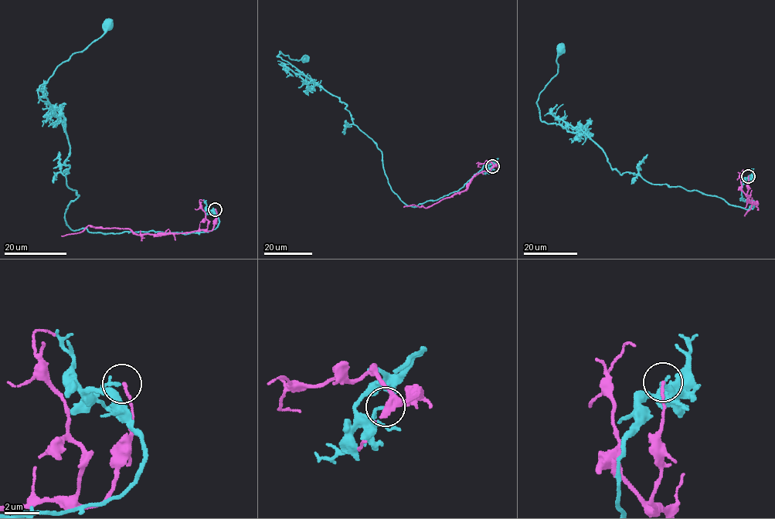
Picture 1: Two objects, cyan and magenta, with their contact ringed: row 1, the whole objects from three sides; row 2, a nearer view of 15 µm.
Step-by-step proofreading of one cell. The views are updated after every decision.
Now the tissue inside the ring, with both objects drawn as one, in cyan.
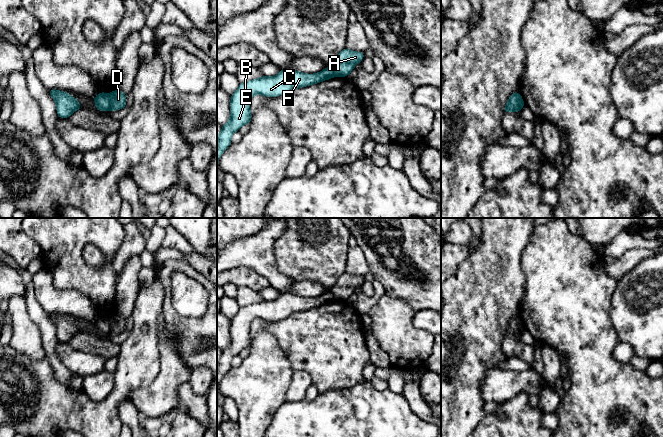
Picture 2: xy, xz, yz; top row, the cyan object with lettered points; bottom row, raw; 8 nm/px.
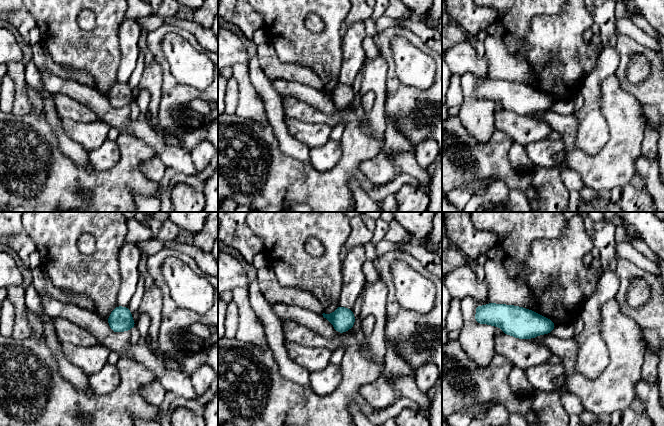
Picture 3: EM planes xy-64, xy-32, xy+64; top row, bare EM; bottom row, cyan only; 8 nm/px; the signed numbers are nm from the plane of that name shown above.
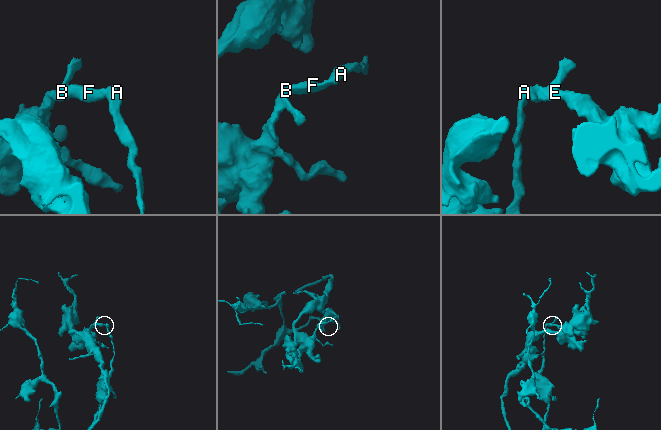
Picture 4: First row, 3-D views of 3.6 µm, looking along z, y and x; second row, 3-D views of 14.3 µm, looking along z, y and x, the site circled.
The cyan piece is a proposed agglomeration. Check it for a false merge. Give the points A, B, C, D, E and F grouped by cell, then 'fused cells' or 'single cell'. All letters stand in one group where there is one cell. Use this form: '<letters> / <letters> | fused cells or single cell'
A D / B C E F | fused cells

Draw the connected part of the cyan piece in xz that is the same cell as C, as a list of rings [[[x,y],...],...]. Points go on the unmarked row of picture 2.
[[[328,291],[316,298],[304,298],[290,293],[282,293],[276,300],[262,300],[255,304],[240,307],[231,319],[230,344],[222,350],[217,360],[217,391],[221,378],[232,367],[231,359],[239,355],[240,351],[250,348],[250,324],[254,319],[277,321],[296,312],[317,308],[335,301],[334,295]]]

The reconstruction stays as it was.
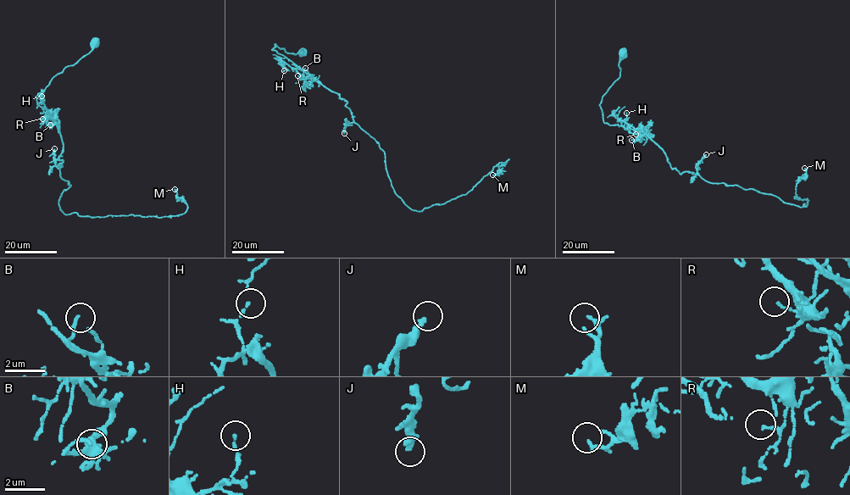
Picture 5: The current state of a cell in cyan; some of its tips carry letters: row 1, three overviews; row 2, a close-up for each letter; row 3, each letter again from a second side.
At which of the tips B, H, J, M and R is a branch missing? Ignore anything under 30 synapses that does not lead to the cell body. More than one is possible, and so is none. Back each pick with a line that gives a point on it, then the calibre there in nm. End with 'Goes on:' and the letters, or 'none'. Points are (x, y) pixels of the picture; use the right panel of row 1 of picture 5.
Goes on: none

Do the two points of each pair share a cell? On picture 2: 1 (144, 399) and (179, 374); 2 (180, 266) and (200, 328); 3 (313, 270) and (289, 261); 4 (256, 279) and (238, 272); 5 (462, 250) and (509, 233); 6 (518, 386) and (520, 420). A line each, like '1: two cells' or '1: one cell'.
1: one cell
2: one cell
3: one cell
4: one cell
5: two cells
6: two cells

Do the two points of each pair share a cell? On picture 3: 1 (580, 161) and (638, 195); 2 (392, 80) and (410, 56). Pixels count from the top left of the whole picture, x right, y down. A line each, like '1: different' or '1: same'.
1: different
2: different

